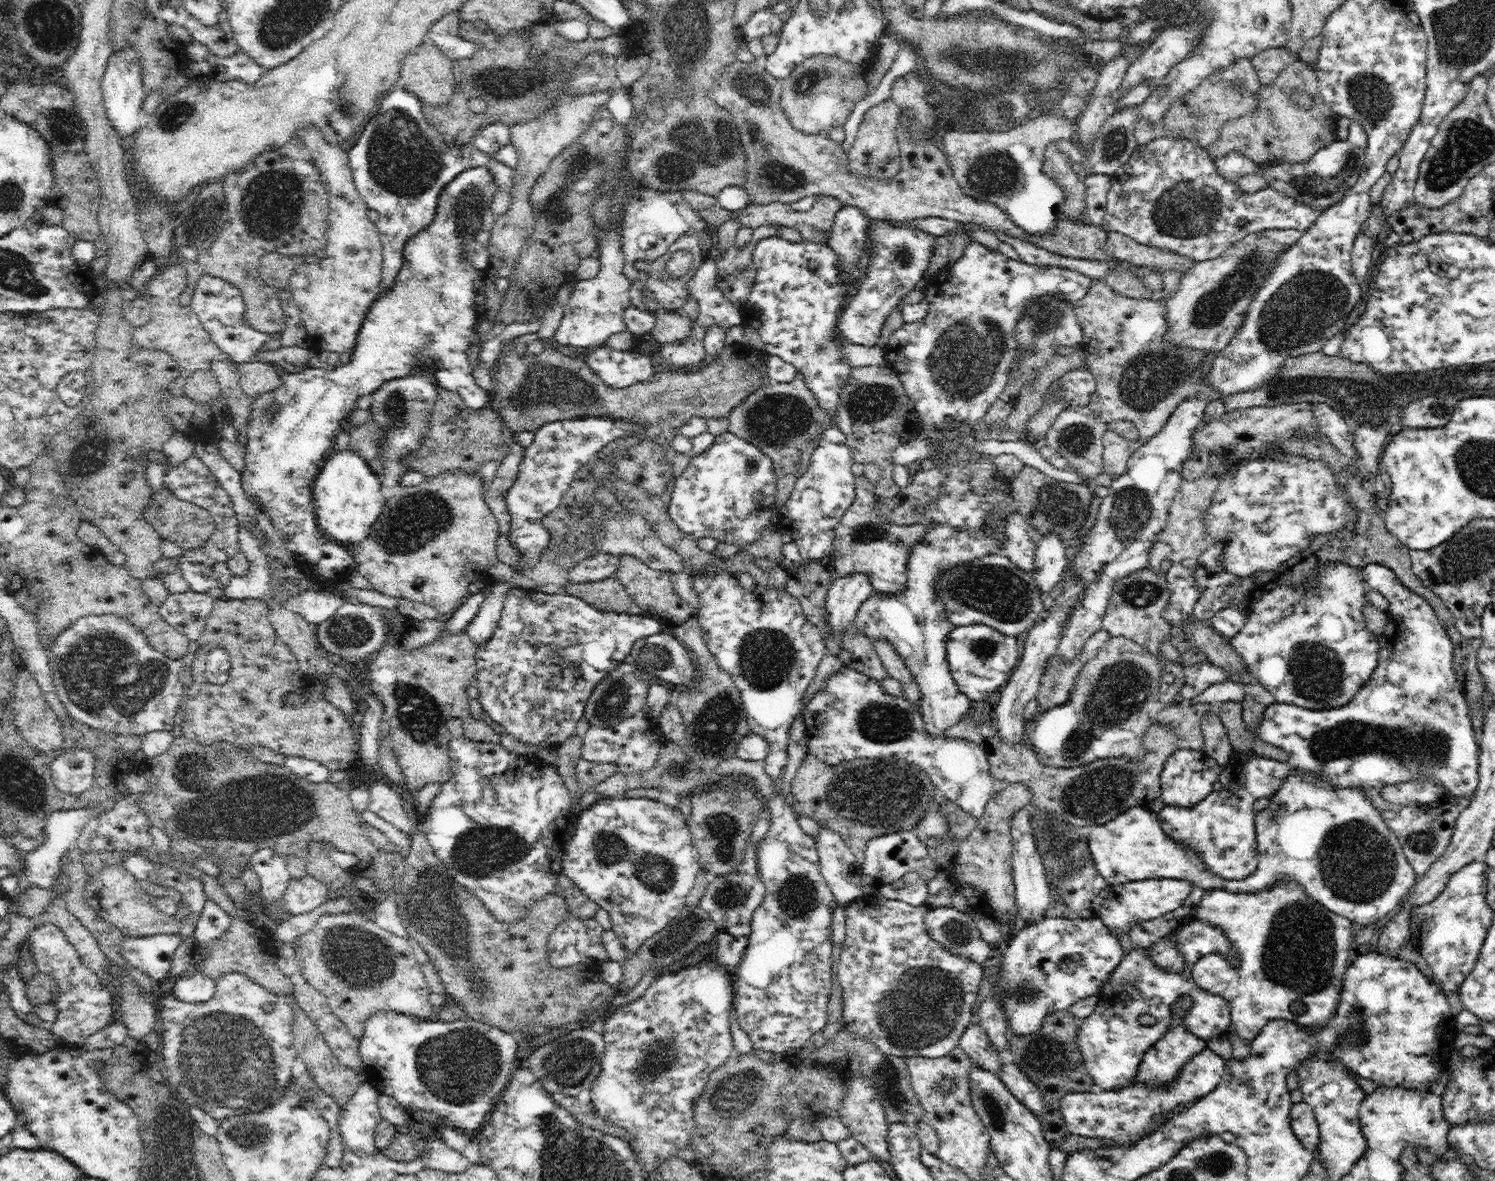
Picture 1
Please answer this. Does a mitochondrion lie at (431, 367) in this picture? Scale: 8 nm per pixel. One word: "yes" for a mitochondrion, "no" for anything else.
no

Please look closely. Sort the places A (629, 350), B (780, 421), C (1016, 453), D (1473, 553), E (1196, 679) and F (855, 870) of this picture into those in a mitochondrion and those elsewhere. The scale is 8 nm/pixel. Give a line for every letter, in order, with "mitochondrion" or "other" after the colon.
A: other
B: mitochondrion
C: other
D: mitochondrion
E: other
F: other

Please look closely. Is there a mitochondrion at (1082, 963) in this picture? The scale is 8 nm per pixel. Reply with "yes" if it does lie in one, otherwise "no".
no

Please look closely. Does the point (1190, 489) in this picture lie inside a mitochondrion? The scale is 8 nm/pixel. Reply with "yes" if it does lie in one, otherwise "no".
no

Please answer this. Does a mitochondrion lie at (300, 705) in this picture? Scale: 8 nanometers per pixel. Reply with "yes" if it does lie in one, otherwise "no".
no

